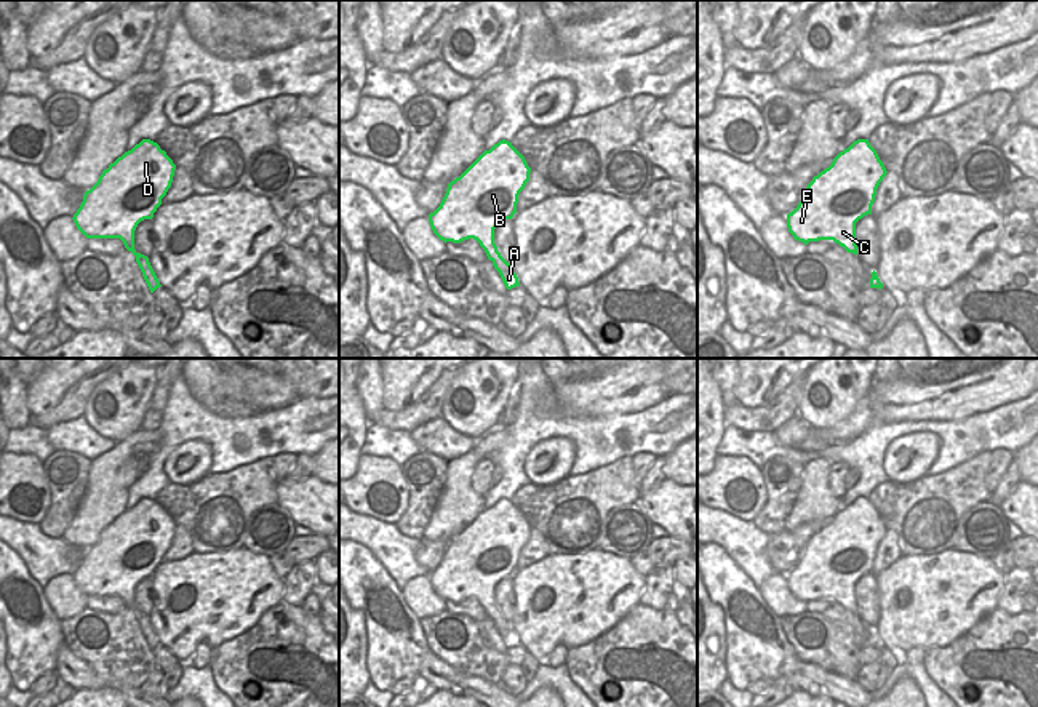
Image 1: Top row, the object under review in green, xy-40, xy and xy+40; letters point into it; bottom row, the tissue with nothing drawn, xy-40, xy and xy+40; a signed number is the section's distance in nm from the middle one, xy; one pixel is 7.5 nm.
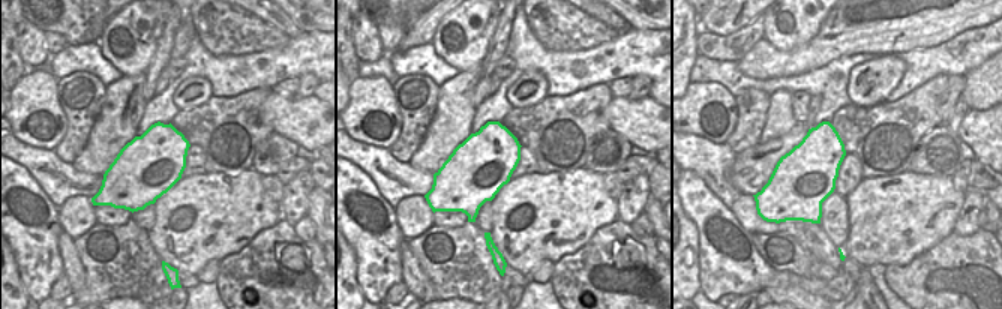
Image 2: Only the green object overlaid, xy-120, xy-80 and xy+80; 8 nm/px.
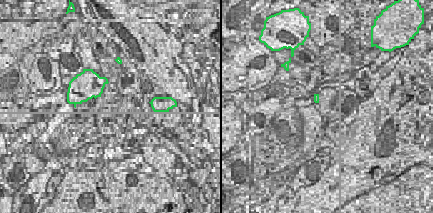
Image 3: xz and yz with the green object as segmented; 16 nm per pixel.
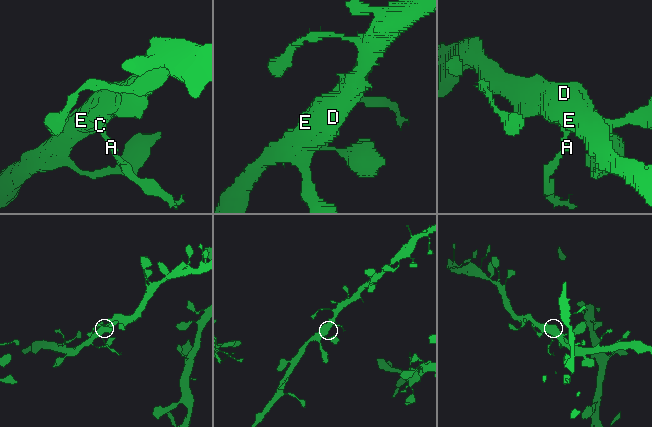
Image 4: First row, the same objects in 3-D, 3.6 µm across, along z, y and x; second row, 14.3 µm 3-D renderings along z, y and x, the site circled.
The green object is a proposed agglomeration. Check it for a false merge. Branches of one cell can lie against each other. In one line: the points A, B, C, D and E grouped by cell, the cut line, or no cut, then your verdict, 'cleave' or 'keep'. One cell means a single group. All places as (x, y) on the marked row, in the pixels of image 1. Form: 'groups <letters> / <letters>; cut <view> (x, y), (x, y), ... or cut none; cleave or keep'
groups A / B C D E; cut xy (496, 250), (493, 261); cleave

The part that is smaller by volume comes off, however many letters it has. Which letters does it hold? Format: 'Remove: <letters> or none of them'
Remove: A

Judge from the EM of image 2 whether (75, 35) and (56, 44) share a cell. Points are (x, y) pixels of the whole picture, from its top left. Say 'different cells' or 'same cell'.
different cells

